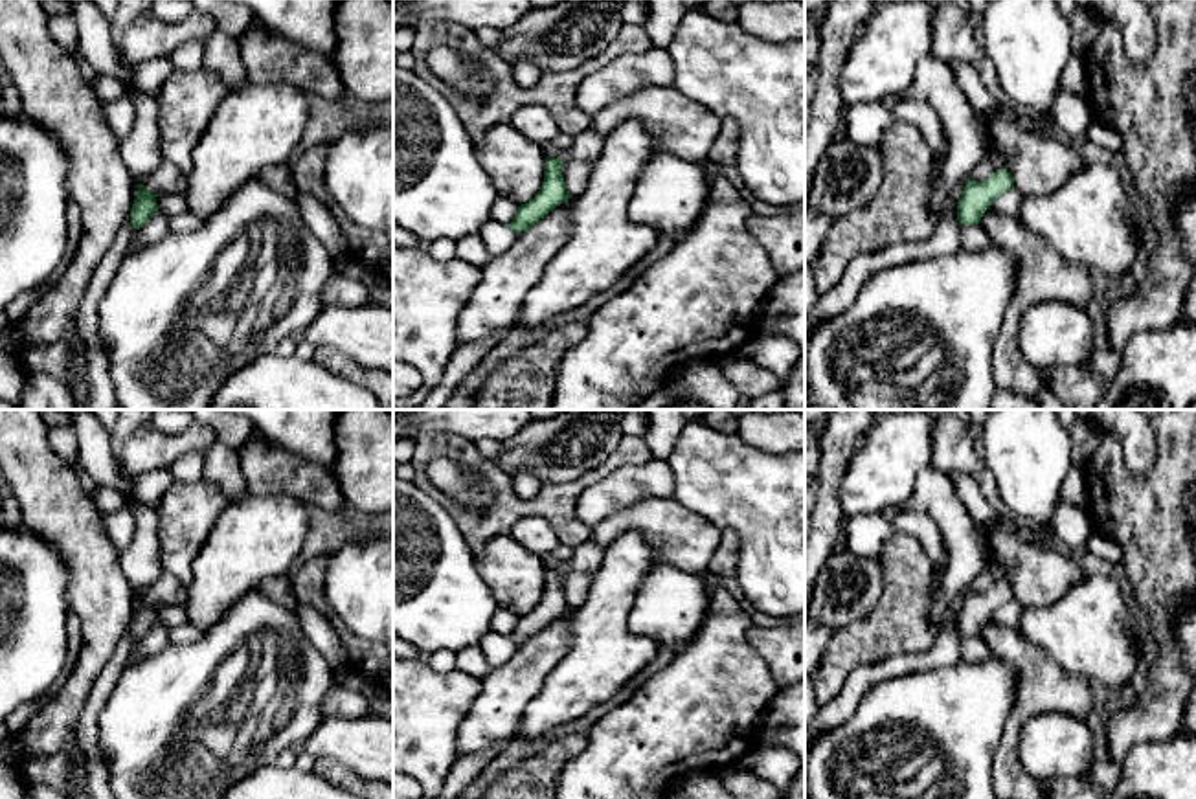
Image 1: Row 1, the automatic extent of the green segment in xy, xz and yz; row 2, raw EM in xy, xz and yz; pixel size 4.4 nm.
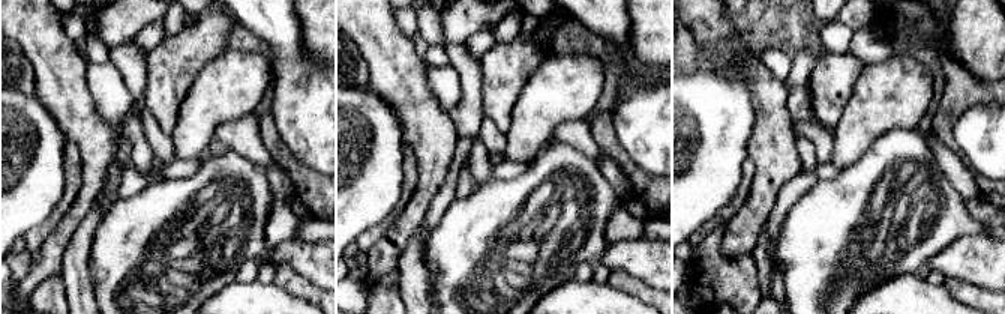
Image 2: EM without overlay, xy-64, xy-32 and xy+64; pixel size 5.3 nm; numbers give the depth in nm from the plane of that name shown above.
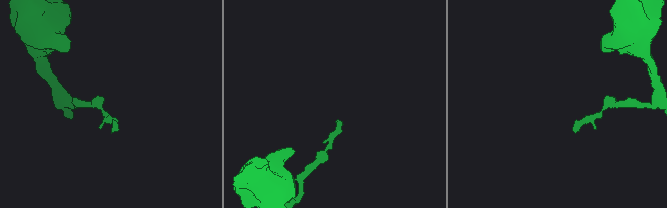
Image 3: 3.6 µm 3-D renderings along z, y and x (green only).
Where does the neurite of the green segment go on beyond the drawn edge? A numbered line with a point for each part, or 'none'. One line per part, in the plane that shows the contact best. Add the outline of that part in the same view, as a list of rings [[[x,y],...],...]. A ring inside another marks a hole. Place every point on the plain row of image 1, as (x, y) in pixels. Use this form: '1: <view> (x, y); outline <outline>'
none

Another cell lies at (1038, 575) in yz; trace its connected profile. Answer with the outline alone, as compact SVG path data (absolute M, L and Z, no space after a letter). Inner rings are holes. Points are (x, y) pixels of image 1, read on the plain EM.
M1007 512L998 514L996 523L983 535L988 566L1007 569L1005 580L1023 606L1051 606L1086 577L1080 558L1027 544L1020 536L1020 522Z

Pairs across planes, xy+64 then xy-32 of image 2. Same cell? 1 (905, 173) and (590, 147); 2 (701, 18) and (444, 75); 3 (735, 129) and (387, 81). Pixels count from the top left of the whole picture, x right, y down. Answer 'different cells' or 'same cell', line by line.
1: different cells
2: different cells
3: different cells

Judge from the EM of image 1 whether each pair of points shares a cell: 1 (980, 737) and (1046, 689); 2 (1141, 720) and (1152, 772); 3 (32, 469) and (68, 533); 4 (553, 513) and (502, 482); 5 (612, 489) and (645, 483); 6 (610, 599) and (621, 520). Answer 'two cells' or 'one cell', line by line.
1: two cells
2: two cells
3: one cell
4: one cell
5: one cell
6: two cells

